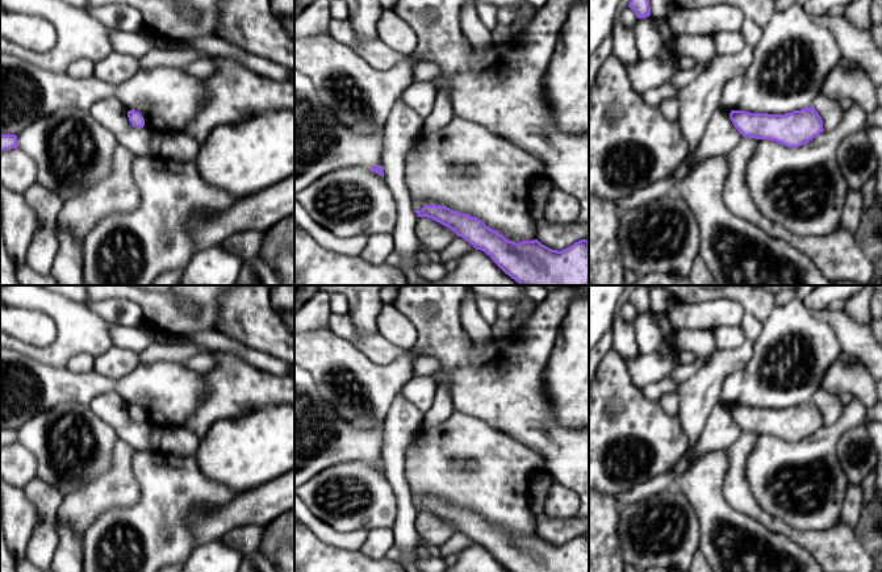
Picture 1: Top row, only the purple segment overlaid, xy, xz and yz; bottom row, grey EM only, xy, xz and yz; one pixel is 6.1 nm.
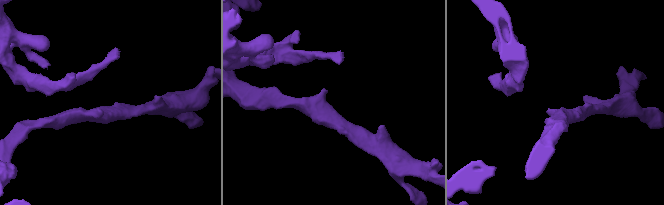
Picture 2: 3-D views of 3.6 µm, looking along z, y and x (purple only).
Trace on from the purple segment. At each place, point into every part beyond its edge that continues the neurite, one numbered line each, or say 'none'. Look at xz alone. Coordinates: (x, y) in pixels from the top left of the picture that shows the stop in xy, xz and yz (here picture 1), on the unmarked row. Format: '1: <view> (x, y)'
none

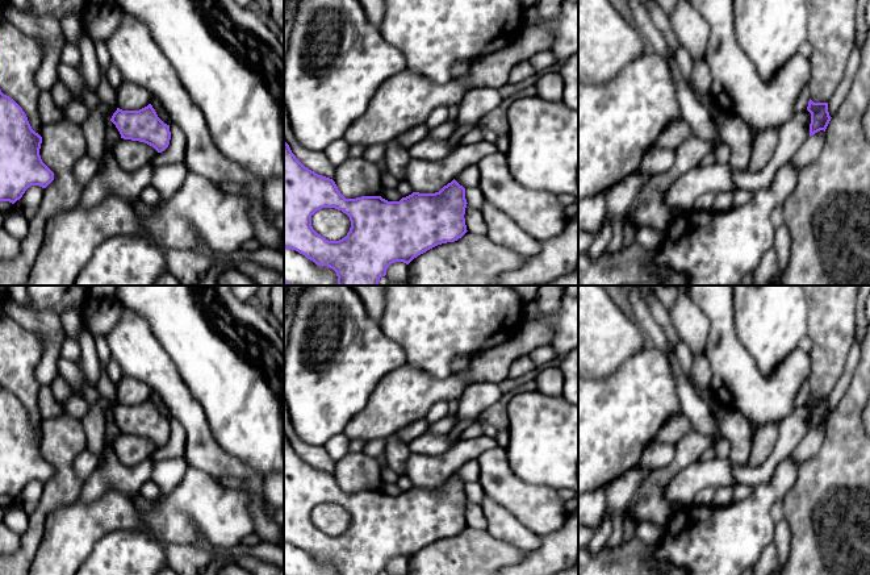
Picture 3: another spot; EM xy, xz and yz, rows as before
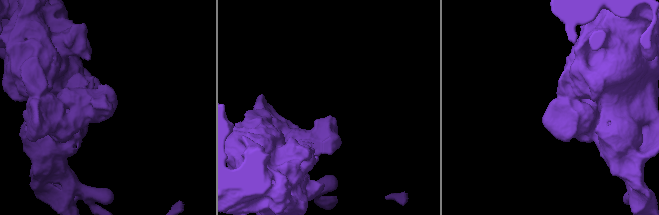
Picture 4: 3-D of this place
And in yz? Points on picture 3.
none

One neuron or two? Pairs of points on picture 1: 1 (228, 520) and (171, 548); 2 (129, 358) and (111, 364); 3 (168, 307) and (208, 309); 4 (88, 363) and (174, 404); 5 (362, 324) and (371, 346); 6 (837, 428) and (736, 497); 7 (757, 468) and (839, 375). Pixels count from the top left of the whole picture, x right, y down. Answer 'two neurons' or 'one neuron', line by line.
1: two neurons
2: one neuron
3: one neuron
4: two neurons
5: two neurons
6: two neurons
7: two neurons

